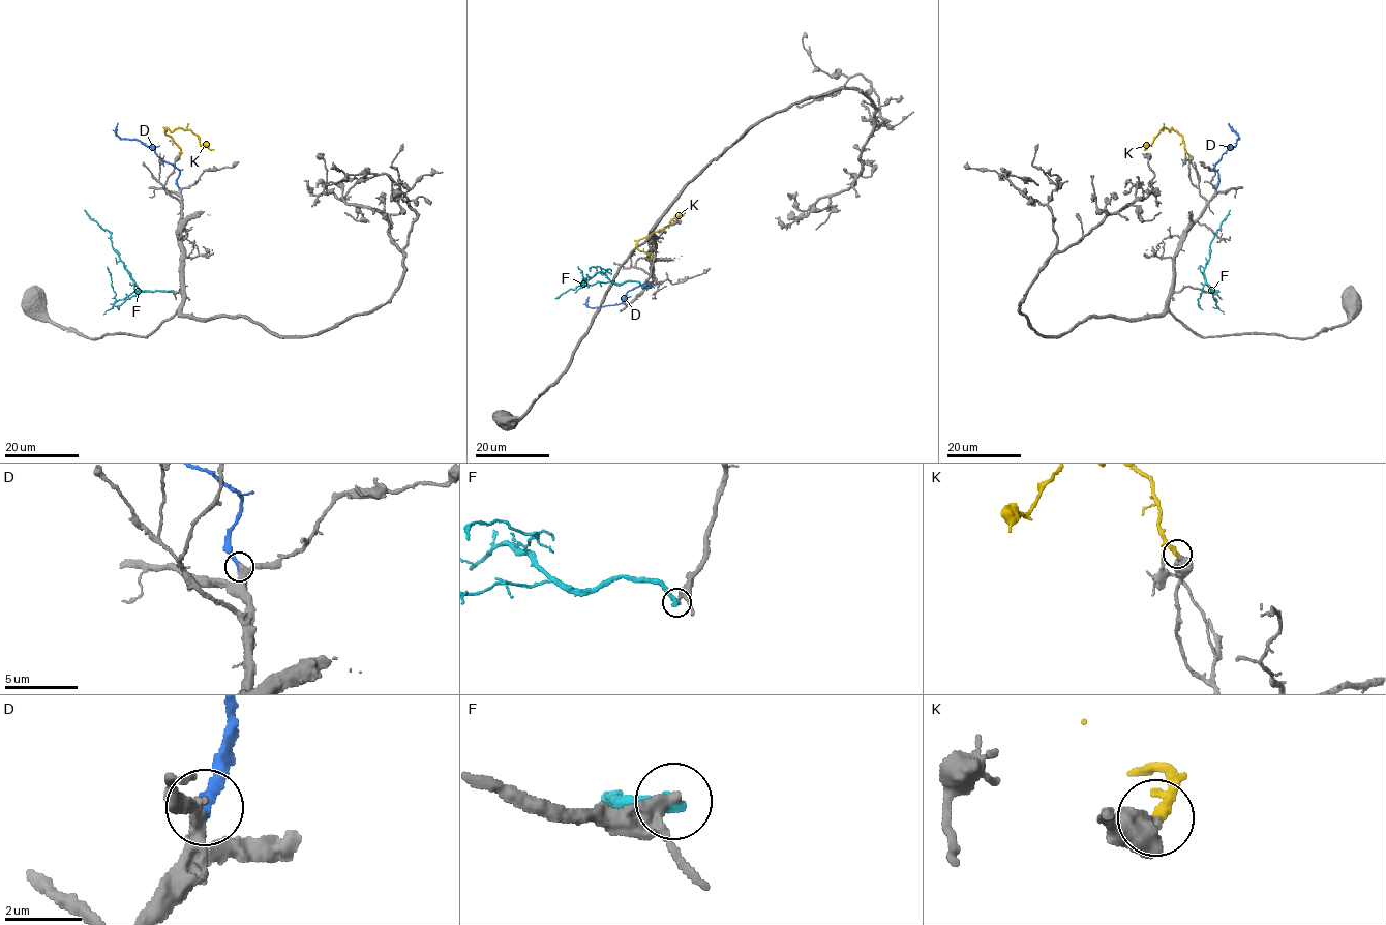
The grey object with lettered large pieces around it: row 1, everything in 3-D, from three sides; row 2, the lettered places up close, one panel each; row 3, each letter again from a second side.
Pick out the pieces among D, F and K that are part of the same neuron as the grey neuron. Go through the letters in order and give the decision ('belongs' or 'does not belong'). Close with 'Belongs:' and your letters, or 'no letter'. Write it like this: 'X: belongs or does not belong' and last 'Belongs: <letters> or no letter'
D: belongs
F: does not belong
K: belongs
Belongs: D, K

